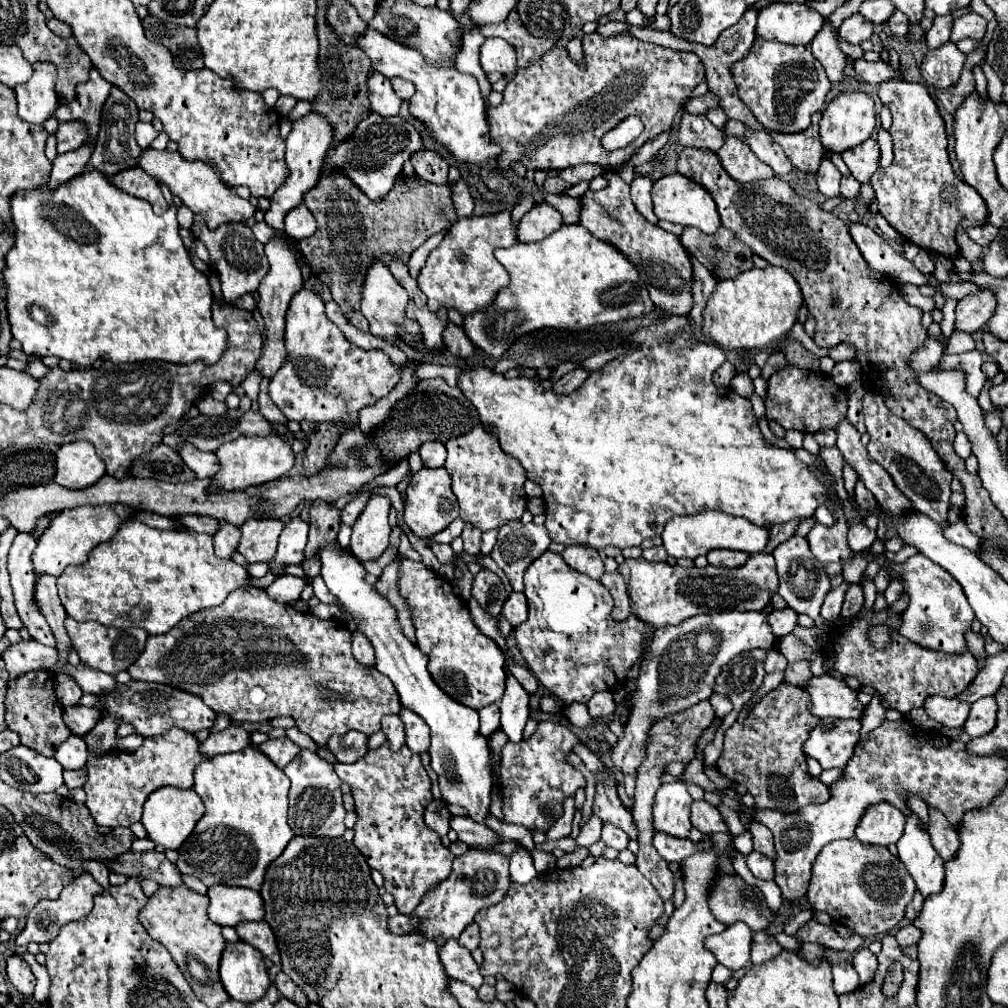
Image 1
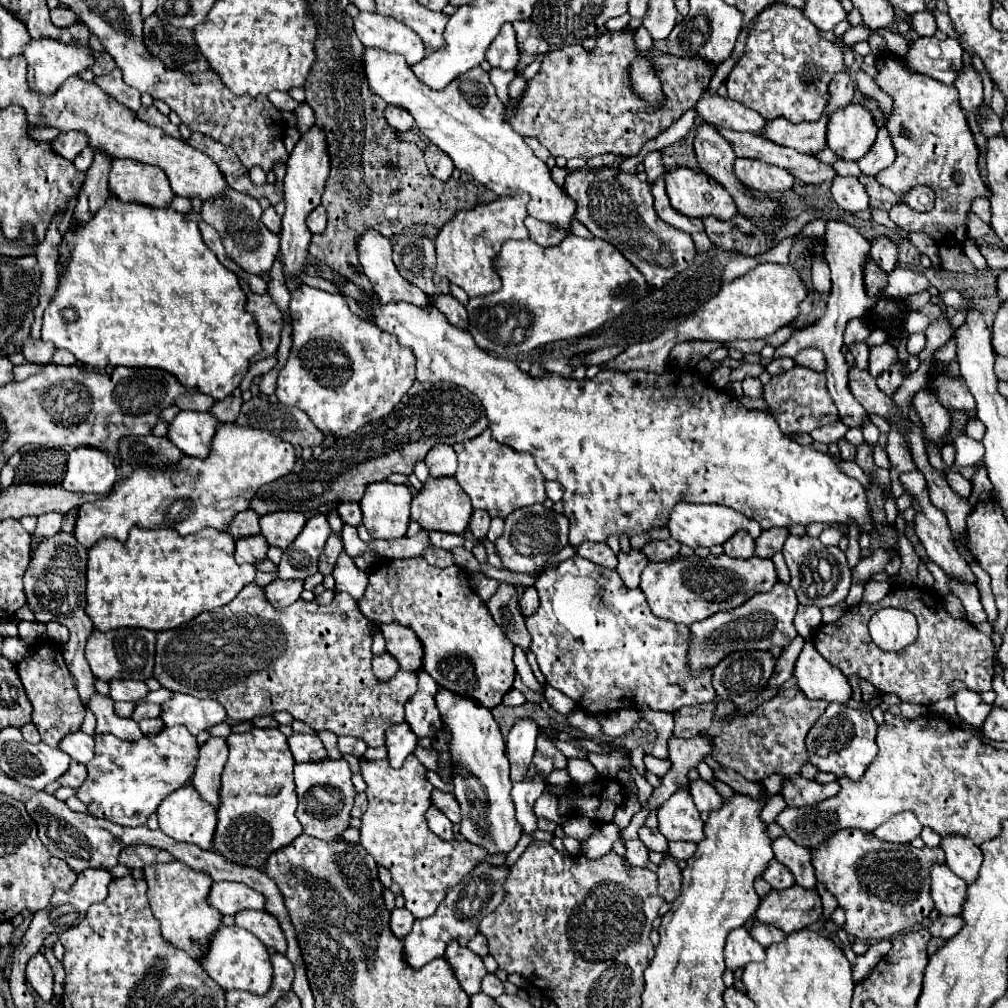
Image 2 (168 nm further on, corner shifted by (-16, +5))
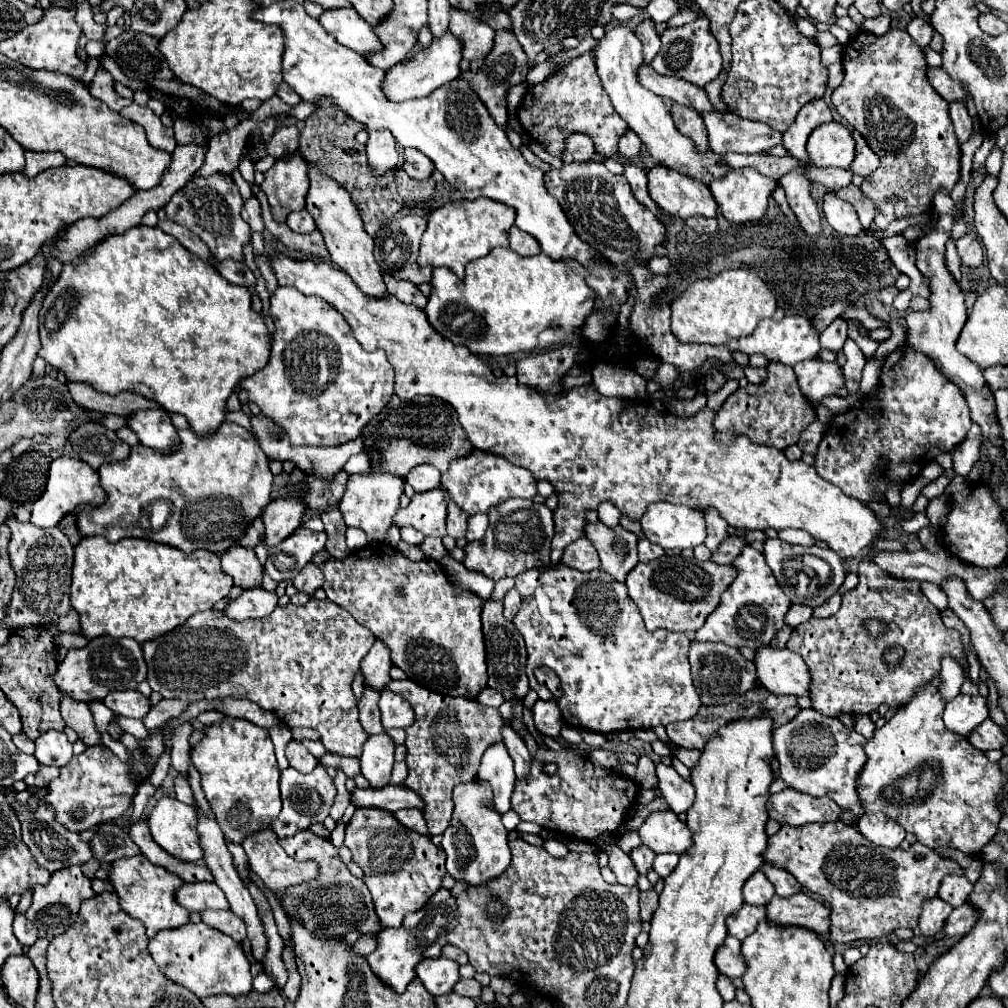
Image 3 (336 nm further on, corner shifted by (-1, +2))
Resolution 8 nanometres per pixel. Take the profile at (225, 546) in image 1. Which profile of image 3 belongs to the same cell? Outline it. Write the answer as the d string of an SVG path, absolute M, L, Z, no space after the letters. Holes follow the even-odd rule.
M241 545L227 549L225 553L221 553L221 569L233 577L235 585L239 585L243 589L261 585L263 569L261 569L261 563L253 549L247 549Z

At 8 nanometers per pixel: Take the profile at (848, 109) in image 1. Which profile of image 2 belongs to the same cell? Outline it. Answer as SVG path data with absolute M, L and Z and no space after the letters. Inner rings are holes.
M850 104L830 116L826 146L844 160L860 160L872 148L876 132L872 114L860 104Z

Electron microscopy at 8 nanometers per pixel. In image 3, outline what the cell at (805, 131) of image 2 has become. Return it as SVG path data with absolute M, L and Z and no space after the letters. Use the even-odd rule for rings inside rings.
M729 111L705 113L705 127L709 131L709 145L715 153L765 153L783 141L783 133L769 129L759 121L745 121Z

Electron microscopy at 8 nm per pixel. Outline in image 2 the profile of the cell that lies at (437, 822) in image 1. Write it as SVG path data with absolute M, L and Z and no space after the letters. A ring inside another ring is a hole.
M430 806L424 816L426 816L426 822L428 822L428 826L430 826L430 830L434 834L438 834L444 840L452 840L454 838L452 822L448 822L448 818L444 818L444 814L440 810L436 810L434 806Z

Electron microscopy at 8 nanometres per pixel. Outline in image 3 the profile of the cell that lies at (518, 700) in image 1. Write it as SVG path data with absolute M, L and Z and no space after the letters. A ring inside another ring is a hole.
M503 741L493 743L481 759L479 767L479 779L485 779L491 783L495 793L495 809L499 813L505 813L511 809L511 793L515 787L515 773L513 773L513 759L507 753L507 747Z

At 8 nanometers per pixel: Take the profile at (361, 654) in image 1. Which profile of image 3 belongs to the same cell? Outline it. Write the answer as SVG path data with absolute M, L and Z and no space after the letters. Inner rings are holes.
M363 685L363 695L359 699L359 717L361 717L361 725L365 725L365 731L369 735L373 733L383 733L383 725L381 725L381 715L377 709L381 691L371 687L371 685Z

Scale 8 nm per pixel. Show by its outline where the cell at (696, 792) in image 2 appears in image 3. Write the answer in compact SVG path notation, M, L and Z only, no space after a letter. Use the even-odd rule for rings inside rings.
M657 763L657 777L659 777L659 789L665 795L669 807L677 815L685 813L695 799L693 785L683 777L679 777L673 767L665 767L663 763Z

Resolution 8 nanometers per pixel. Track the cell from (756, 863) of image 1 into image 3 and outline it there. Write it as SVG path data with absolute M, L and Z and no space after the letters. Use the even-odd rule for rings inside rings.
M755 871L743 887L743 899L751 905L767 905L773 899L775 889L771 881L763 875L763 871Z

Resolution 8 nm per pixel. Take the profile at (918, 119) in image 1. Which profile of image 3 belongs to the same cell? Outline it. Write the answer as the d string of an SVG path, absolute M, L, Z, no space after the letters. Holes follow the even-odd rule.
M889 29L889 31L887 31L885 35L881 35L881 37L863 31L863 33L857 33L857 35L853 37L853 41L845 47L845 57L843 57L843 73L845 73L845 79L843 79L843 83L841 83L841 85L833 91L833 95L831 95L833 107L839 111L839 115L841 115L843 119L847 119L847 121L865 137L865 141L869 143L869 147L871 147L871 149L879 155L879 159L881 159L879 169L877 169L875 173L871 173L869 177L863 179L861 191L863 191L867 197L871 197L871 199L887 199L889 195L899 195L899 197L903 199L903 201L897 203L897 205L883 203L883 205L879 207L879 213L877 213L877 217L875 217L875 221L873 221L875 227L879 227L879 229L887 229L887 225L889 225L891 221L895 221L895 219L903 219L903 217L911 217L911 215L929 213L929 211L931 211L931 201L933 201L935 193L937 193L937 191L945 191L945 193L949 195L949 193L953 191L955 183L961 179L961 175L959 175L959 171L961 171L961 149L959 149L959 141L957 141L957 135L955 135L955 129L953 129L949 111L947 111L949 103L945 103L945 99L941 99L941 95L929 85L929 81L927 81L927 77L925 77L925 69L927 69L927 63L925 63L923 49L909 37L907 31L903 31L903 29Z

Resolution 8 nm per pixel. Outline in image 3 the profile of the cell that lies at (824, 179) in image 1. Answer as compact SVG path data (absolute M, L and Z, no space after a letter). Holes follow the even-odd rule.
M829 191L823 197L823 213L827 217L827 223L841 235L857 235L863 229L855 209L847 201L839 199L835 191Z

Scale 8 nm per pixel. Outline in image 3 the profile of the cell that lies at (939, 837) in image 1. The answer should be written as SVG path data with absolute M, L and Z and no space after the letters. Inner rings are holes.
M947 875L945 881L941 881L939 897L947 901L951 907L959 907L967 901L967 895L973 891L973 885L963 875Z

